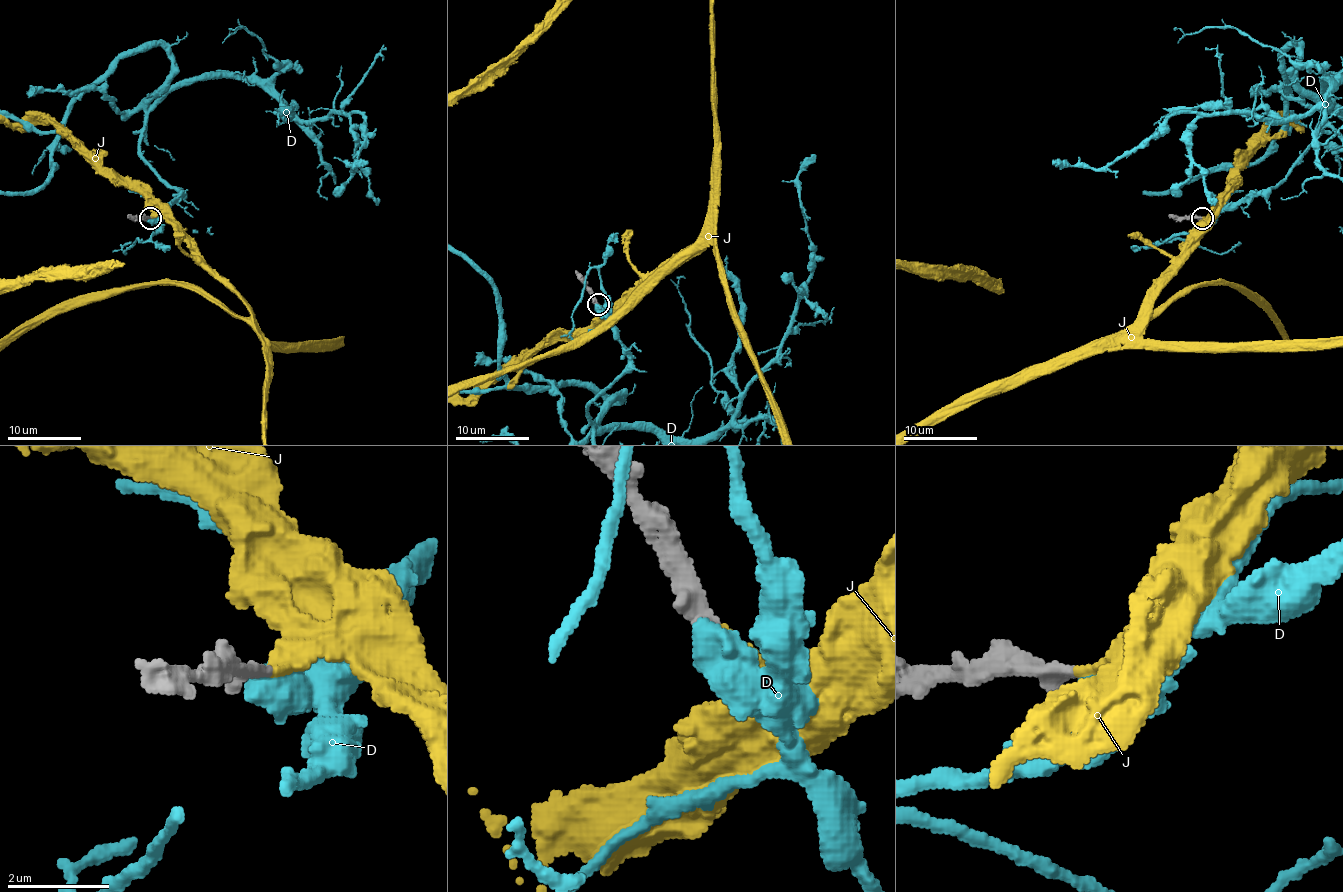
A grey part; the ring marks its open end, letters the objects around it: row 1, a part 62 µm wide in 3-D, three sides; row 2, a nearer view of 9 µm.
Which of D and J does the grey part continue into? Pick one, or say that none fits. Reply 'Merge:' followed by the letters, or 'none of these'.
Merge: J

